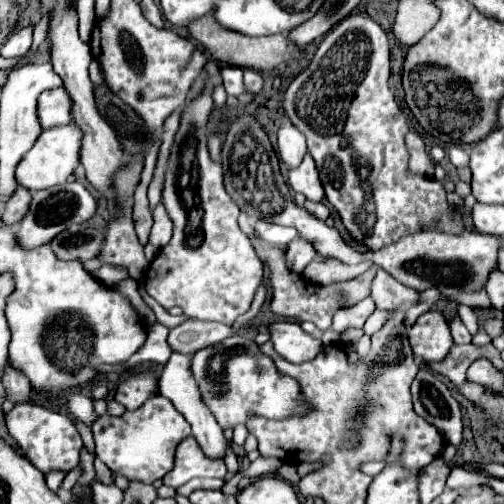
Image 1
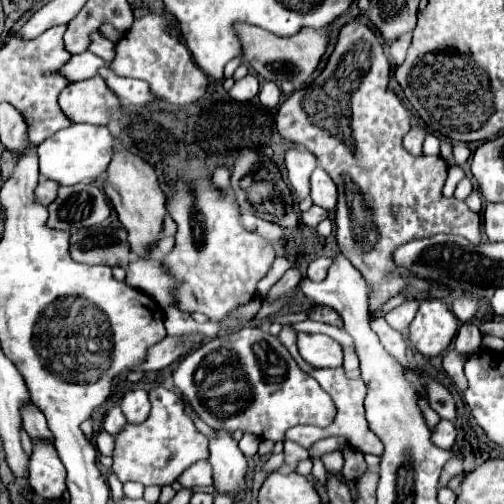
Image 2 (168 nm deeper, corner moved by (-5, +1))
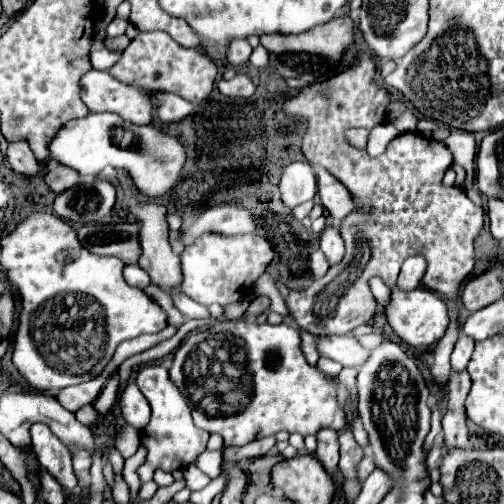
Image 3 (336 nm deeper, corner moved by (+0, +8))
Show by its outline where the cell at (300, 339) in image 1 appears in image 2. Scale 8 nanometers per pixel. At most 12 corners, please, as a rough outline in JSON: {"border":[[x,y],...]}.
{"border":[[299,333],[313,367],[341,367],[343,347],[327,335]]}

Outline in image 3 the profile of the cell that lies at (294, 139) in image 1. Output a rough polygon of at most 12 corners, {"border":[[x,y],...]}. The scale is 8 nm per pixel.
{"border":[[306,160],[290,162],[280,180],[286,206],[316,196],[316,178]]}

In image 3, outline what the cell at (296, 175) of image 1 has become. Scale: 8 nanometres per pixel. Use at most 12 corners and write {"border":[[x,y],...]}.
{"border":[[316,168],[322,206],[334,222],[354,208],[350,192]]}

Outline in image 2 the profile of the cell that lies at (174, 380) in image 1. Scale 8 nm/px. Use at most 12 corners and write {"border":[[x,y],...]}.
{"border":[[231,433],[209,441],[217,493],[245,497],[247,459]]}

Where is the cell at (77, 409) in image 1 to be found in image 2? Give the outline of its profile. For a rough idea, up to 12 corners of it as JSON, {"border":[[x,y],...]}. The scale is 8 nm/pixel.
{"border":[[103,429],[97,433],[97,449],[101,455],[113,455],[115,443]]}

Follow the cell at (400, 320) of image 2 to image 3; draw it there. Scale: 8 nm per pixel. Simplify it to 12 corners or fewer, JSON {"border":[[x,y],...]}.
{"border":[[380,278],[370,288],[380,308],[390,304],[390,288]]}

